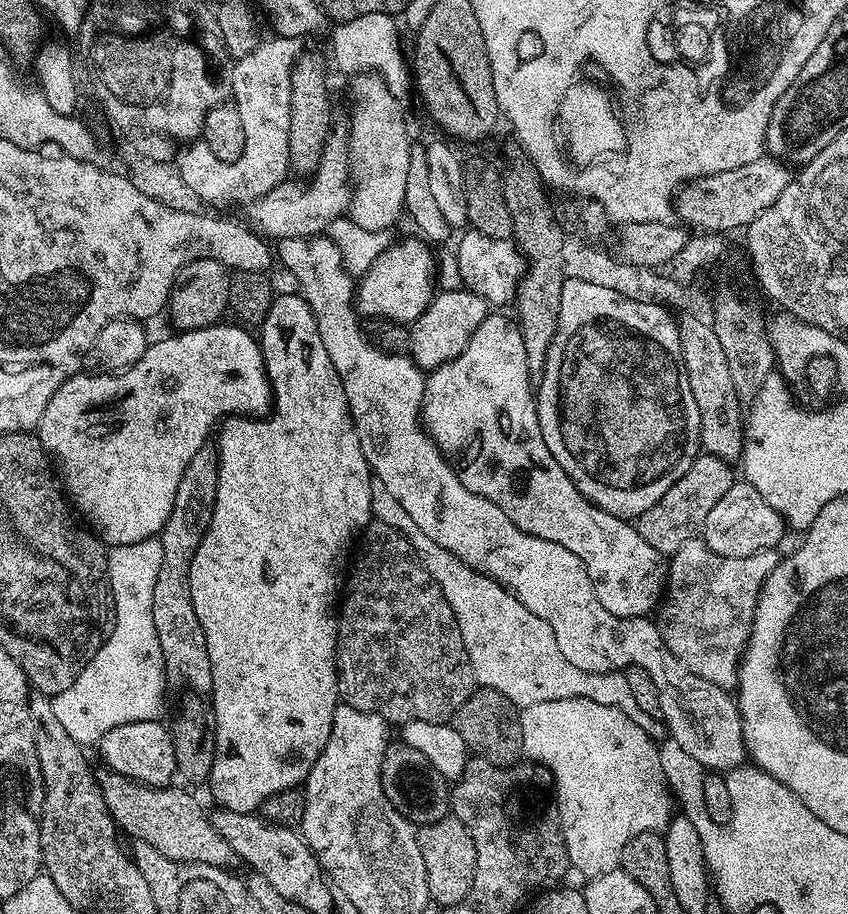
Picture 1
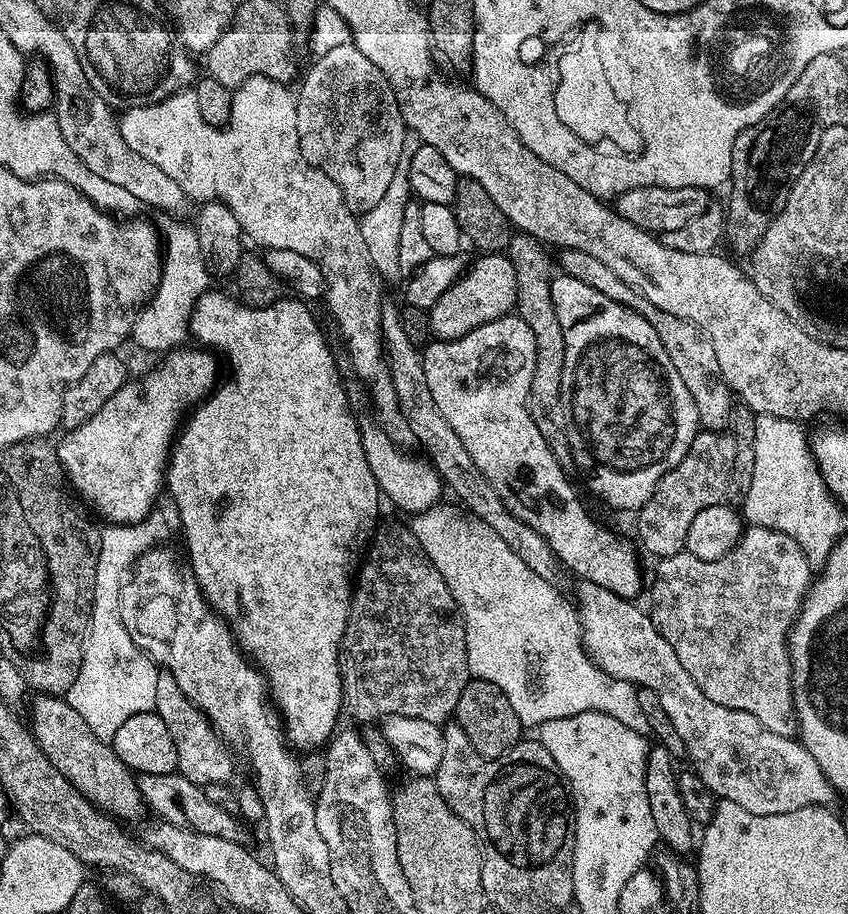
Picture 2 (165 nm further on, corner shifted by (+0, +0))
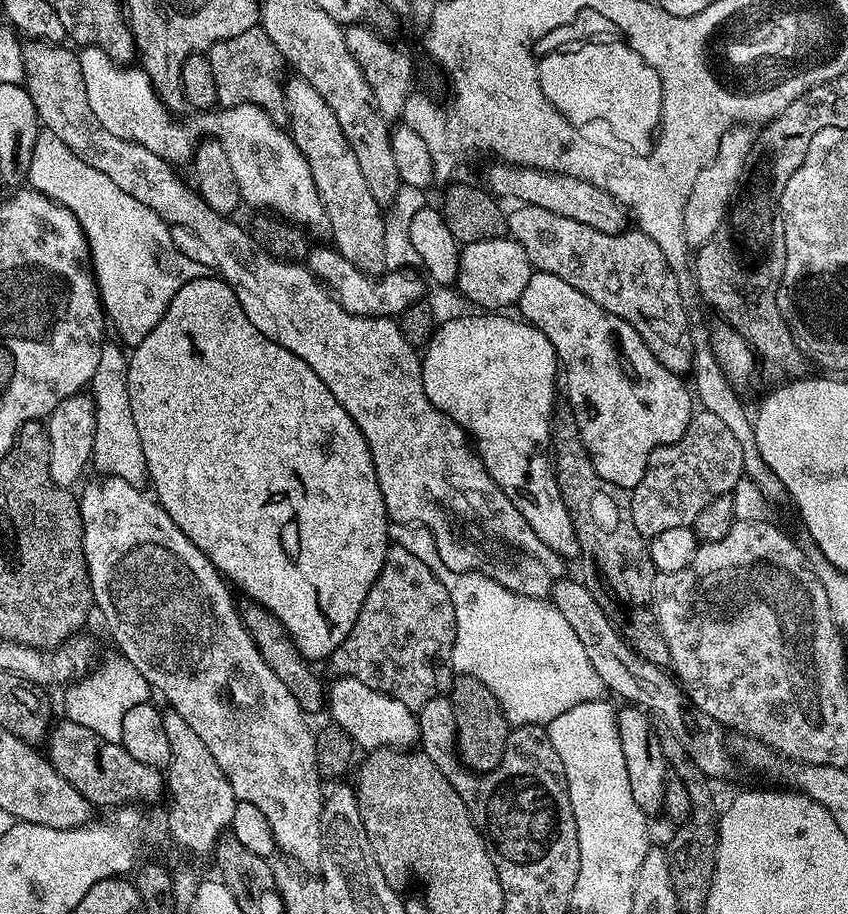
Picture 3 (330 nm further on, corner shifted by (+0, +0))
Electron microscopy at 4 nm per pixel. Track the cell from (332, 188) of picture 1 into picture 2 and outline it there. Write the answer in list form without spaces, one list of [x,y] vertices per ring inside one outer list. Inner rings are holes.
[[[351,42],[334,46],[334,50],[326,50],[326,54],[316,56],[313,61],[304,81],[303,76],[299,81],[300,92],[298,88],[295,93],[300,149],[304,151],[302,160],[310,162],[337,183],[352,213],[366,213],[385,195],[401,157],[402,136],[406,129],[402,110],[398,110],[398,98],[390,82],[386,82],[386,74],[382,74],[382,70],[378,70],[378,66]]]

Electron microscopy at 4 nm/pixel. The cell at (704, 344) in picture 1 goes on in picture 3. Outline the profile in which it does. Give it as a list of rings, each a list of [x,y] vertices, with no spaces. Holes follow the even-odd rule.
[[[516,206],[513,207],[513,209],[513,212],[509,211],[507,213],[508,236],[511,237],[511,239],[517,240],[522,246],[522,250],[526,250],[526,258],[530,258],[530,262],[535,271],[554,274],[554,278],[562,278],[562,282],[566,282],[568,285],[574,286],[574,290],[586,294],[586,298],[590,298],[590,302],[598,302],[598,306],[602,306],[602,310],[606,310],[610,314],[614,314],[618,318],[630,322],[630,326],[634,326],[634,330],[638,330],[642,342],[646,342],[650,354],[654,354],[654,358],[658,358],[658,362],[662,362],[662,366],[666,366],[666,370],[677,374],[691,373],[692,334],[690,331],[690,323],[688,324],[689,309],[686,307],[682,294],[680,293],[680,287],[676,281],[676,273],[672,271],[672,267],[666,262],[666,254],[660,249],[658,242],[654,242],[654,238],[650,238],[645,232],[639,230],[625,230],[618,234],[606,234],[602,230],[594,230],[594,226],[582,226],[582,222],[578,222],[574,218],[562,218],[562,214],[550,214],[550,210],[542,210],[541,208]]]

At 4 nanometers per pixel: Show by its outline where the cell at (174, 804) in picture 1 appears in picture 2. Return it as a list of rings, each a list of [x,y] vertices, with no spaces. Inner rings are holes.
[[[40,694],[35,698],[37,700],[32,704],[32,720],[30,719],[32,736],[36,739],[36,744],[42,750],[42,754],[46,754],[46,758],[50,758],[50,762],[58,770],[58,774],[62,774],[62,778],[70,781],[74,790],[82,793],[88,801],[107,813],[109,817],[125,822],[124,820],[136,820],[143,812],[146,812],[137,777],[131,768],[124,765],[122,758],[118,758],[111,743],[98,738],[98,734],[94,734],[94,730],[90,730],[90,726],[86,726],[82,714],[78,714],[78,710],[74,710],[74,706],[70,706],[64,696]]]

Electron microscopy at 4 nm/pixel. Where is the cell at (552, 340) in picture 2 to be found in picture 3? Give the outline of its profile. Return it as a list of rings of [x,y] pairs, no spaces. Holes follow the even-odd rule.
[[[566,402],[557,403],[552,414],[552,438],[550,441],[550,459],[556,469],[558,490],[562,494],[562,502],[570,514],[570,522],[576,531],[580,543],[580,556],[588,567],[586,583],[594,598],[604,608],[604,612],[619,627],[624,641],[642,658],[661,666],[671,665],[670,646],[666,646],[666,638],[662,638],[660,627],[656,624],[656,616],[652,613],[652,583],[657,578],[657,570],[652,565],[648,554],[648,540],[638,534],[638,526],[634,526],[630,496],[614,482],[606,482],[598,470],[594,470],[594,462],[582,442],[582,434],[578,430],[578,422],[574,418],[572,408]]]

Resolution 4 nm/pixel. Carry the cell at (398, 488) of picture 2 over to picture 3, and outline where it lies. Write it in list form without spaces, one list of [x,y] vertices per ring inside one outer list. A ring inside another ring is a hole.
[[[28,42],[22,48],[23,83],[38,110],[41,125],[47,131],[58,134],[58,138],[62,138],[62,142],[66,142],[66,146],[70,146],[70,150],[78,154],[82,162],[86,162],[86,166],[94,166],[94,170],[106,174],[106,178],[110,178],[118,190],[126,190],[130,198],[138,198],[142,206],[150,206],[150,210],[157,212],[169,226],[193,232],[204,243],[205,250],[212,252],[211,263],[214,268],[216,263],[220,271],[217,272],[219,279],[225,280],[234,290],[246,318],[250,318],[250,322],[254,322],[254,326],[266,338],[283,344],[286,350],[302,358],[302,362],[306,362],[310,370],[314,370],[314,374],[326,382],[330,394],[338,398],[342,410],[346,410],[346,414],[354,418],[358,430],[362,430],[391,523],[418,524],[428,530],[438,546],[438,558],[442,558],[450,570],[481,572],[483,576],[494,578],[494,582],[506,586],[506,590],[514,590],[523,596],[547,597],[552,585],[565,575],[565,557],[550,550],[550,546],[546,546],[546,542],[534,534],[530,522],[522,518],[514,502],[502,494],[480,461],[480,453],[476,451],[468,433],[446,414],[442,414],[442,410],[434,407],[430,398],[426,398],[420,369],[421,353],[412,348],[406,338],[402,338],[399,323],[386,316],[355,316],[342,310],[340,303],[333,300],[331,292],[307,266],[291,260],[279,260],[265,248],[259,248],[245,225],[243,228],[235,224],[235,219],[210,210],[199,191],[191,187],[188,189],[180,181],[176,173],[179,171],[168,161],[146,150],[146,146],[138,146],[110,134],[110,130],[106,130],[106,126],[94,118],[94,110],[90,110],[86,82],[82,82],[79,55],[71,47],[64,47]]]

